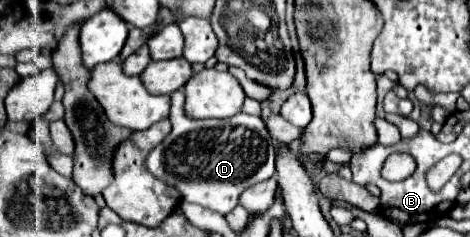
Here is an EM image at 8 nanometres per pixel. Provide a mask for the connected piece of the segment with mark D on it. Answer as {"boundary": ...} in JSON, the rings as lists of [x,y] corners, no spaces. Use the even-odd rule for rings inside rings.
{"boundary":[[[181,89],[171,95],[169,121],[171,121],[173,129],[163,139],[163,143],[159,143],[149,153],[147,169],[155,177],[163,179],[167,185],[179,189],[183,201],[197,203],[201,207],[207,207],[211,211],[227,215],[239,203],[239,197],[247,187],[273,177],[273,173],[275,173],[273,139],[271,139],[271,135],[269,135],[269,131],[265,127],[265,121],[261,117],[237,113],[237,115],[233,115],[229,119],[187,119],[187,115],[183,111],[183,101],[185,101],[185,95],[183,95]]]}

